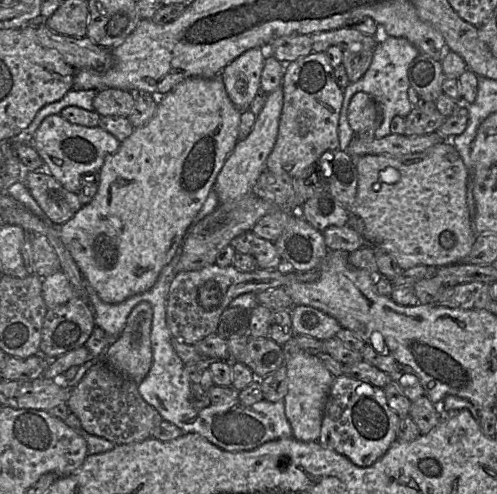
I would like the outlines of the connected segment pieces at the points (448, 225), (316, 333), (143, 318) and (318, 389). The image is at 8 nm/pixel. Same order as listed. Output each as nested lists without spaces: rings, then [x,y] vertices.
[[[444,140],[422,152],[411,153],[400,157],[364,155],[356,158],[356,167],[358,172],[358,190],[355,202],[349,213],[348,225],[362,238],[363,247],[370,248],[374,254],[389,254],[396,260],[403,271],[419,265],[440,268],[457,264],[470,254],[477,234],[474,231],[467,206],[468,169],[459,151],[450,140]]]
[[[293,306],[290,310],[294,333],[325,341],[333,338],[342,328],[338,321],[310,306]]]
[[[148,302],[137,304],[130,312],[121,335],[105,353],[105,362],[110,368],[138,385],[152,364],[152,318],[153,308]]]
[[[302,351],[287,353],[285,362],[288,376],[288,392],[283,399],[285,415],[291,425],[293,436],[301,442],[316,442],[320,438],[326,403],[336,377],[316,356]]]

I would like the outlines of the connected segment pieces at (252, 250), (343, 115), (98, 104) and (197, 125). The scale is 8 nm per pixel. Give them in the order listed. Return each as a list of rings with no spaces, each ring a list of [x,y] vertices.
[[[253,230],[242,233],[234,238],[230,244],[235,248],[236,252],[253,256],[260,269],[279,269],[279,267],[286,266],[275,244],[258,237]]]
[[[381,35],[375,47],[373,60],[368,71],[362,78],[354,83],[350,83],[344,89],[344,102],[342,104],[339,122],[339,149],[347,150],[352,139],[356,136],[356,133],[349,124],[348,108],[351,99],[358,92],[370,94],[377,103],[378,111],[383,115],[382,122],[375,131],[376,139],[381,139],[392,134],[390,126],[395,116],[406,117],[409,115],[414,108],[408,96],[408,89],[411,86],[409,69],[411,63],[420,54],[418,48],[406,38]]]
[[[116,88],[99,90],[93,99],[95,111],[101,116],[126,116],[135,105],[135,94]]]
[[[219,74],[213,78],[190,77],[177,84],[170,92],[158,96],[158,105],[153,117],[143,126],[135,128],[132,134],[120,143],[119,149],[106,156],[99,171],[100,181],[93,199],[81,206],[76,214],[64,224],[53,227],[65,247],[70,252],[83,278],[94,288],[99,298],[108,304],[116,304],[125,299],[143,293],[155,284],[159,273],[175,256],[184,238],[190,232],[189,227],[213,189],[216,178],[226,159],[238,142],[241,111],[230,100]]]

